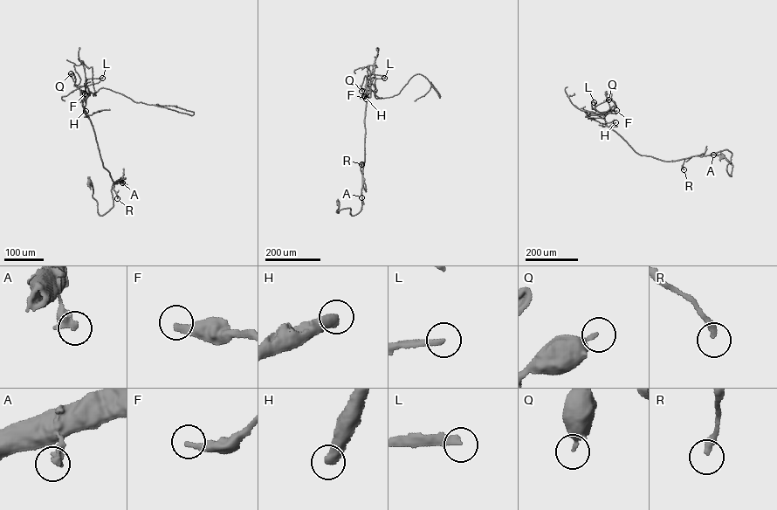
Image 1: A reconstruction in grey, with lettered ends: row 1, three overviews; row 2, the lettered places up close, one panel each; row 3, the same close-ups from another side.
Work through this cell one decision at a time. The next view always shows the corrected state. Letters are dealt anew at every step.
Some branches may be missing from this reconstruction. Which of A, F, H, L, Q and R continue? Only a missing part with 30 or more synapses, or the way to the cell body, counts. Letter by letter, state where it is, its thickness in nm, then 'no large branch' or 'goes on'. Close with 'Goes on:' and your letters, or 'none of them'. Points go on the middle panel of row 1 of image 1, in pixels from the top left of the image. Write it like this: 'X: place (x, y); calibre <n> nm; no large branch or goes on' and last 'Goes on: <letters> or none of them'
A: place (361, 197); calibre 280 nm; no large branch
F: place (366, 99); calibre 360 nm; goes on
H: place (364, 96); calibre 480 nm; goes on
L: place (384, 78); calibre 280 nm; goes on
Q: place (361, 91); calibre 300 nm; no large branch
R: place (361, 164); calibre 280 nm; no large branch
Goes on: F, H, L

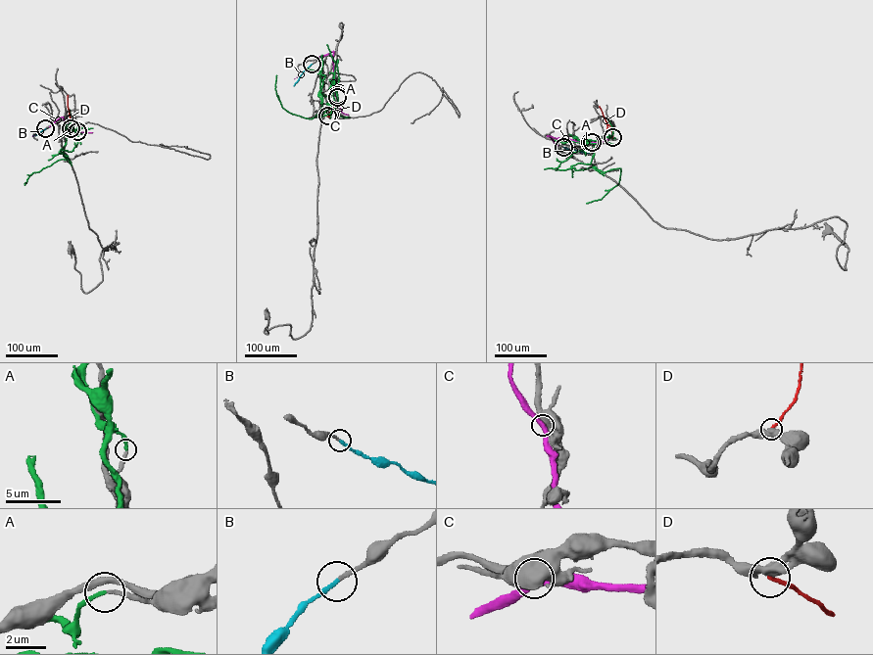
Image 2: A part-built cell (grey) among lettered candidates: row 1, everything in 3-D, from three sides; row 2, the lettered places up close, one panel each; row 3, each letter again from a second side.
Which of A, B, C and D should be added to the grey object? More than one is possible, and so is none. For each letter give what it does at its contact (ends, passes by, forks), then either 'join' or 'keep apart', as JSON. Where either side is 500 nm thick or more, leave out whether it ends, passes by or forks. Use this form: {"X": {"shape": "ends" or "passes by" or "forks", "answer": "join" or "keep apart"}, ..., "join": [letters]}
{"A": {"shape": "ends", "answer": "keep apart"}, "B": {"shape": "ends", "answer": "join"}, "C": {"answer": "keep apart"}, "D": {"shape": "ends", "answer": "keep apart"}, "join": ["B"]}

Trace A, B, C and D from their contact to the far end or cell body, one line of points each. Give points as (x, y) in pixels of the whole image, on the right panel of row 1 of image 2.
A: (590, 142), (577, 139), (593, 144), (593, 165), (621, 172), (617, 185), (586, 203)
B: (563, 147), (589, 153)
C: (592, 142), (547, 135), (557, 146), (582, 154)
D: (612, 138), (599, 106)

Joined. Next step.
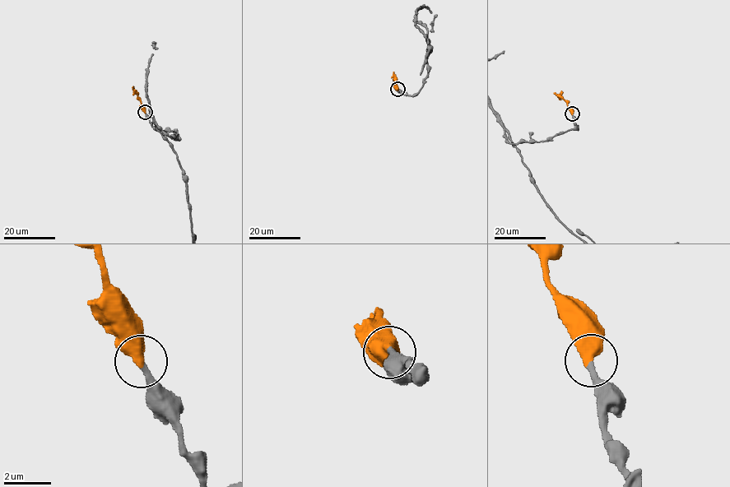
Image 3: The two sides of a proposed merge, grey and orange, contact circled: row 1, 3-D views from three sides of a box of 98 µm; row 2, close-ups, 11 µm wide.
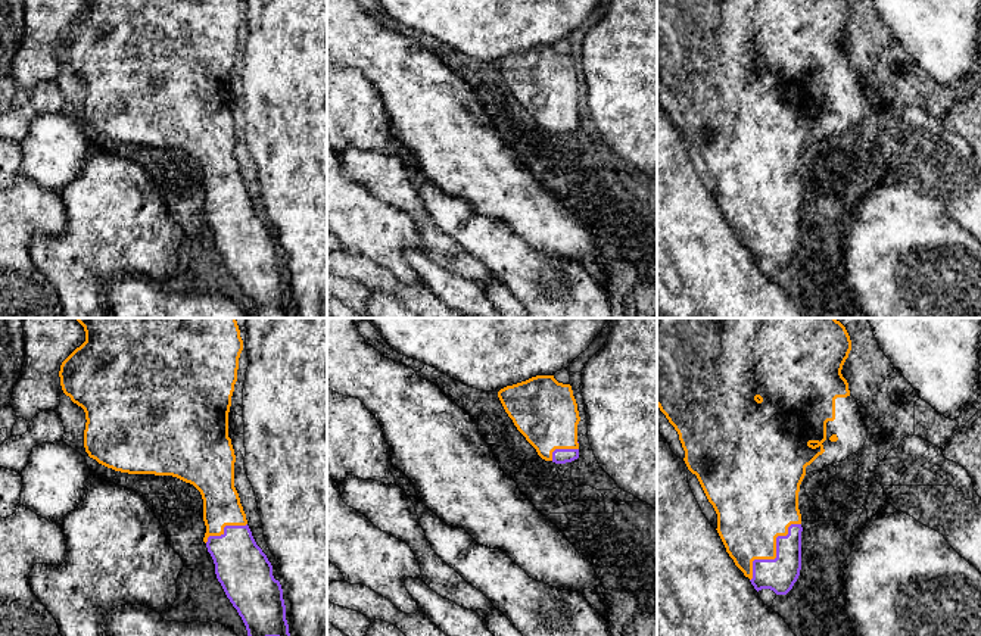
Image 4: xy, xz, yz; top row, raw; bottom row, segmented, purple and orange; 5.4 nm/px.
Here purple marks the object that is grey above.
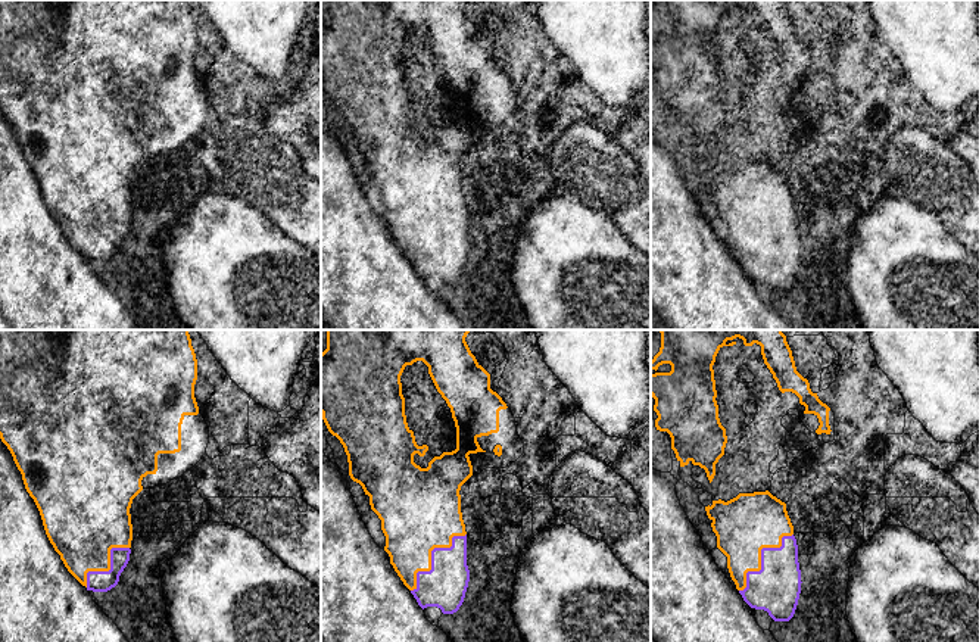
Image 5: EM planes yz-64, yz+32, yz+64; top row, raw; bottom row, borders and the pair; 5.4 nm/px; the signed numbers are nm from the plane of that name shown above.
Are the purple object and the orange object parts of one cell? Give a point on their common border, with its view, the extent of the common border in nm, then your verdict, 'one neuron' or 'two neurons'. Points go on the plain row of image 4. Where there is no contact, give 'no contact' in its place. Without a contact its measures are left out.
meets purple in yz at (776, 224); contact 420 nm long; one neuron

